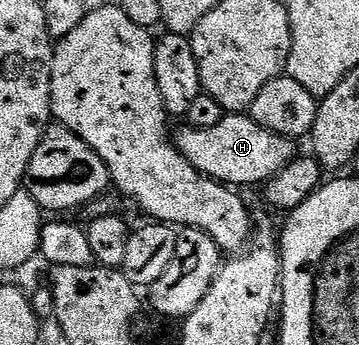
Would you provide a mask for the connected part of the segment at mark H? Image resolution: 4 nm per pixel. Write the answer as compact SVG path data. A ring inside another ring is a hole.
M224 113L221 121L213 128L197 128L186 124L180 125L179 131L174 131L175 147L197 168L197 172L221 182L232 188L253 186L257 182L265 184L268 179L288 166L297 156L296 143L292 139L281 136L277 132L269 132L269 128L261 128L246 113Z

